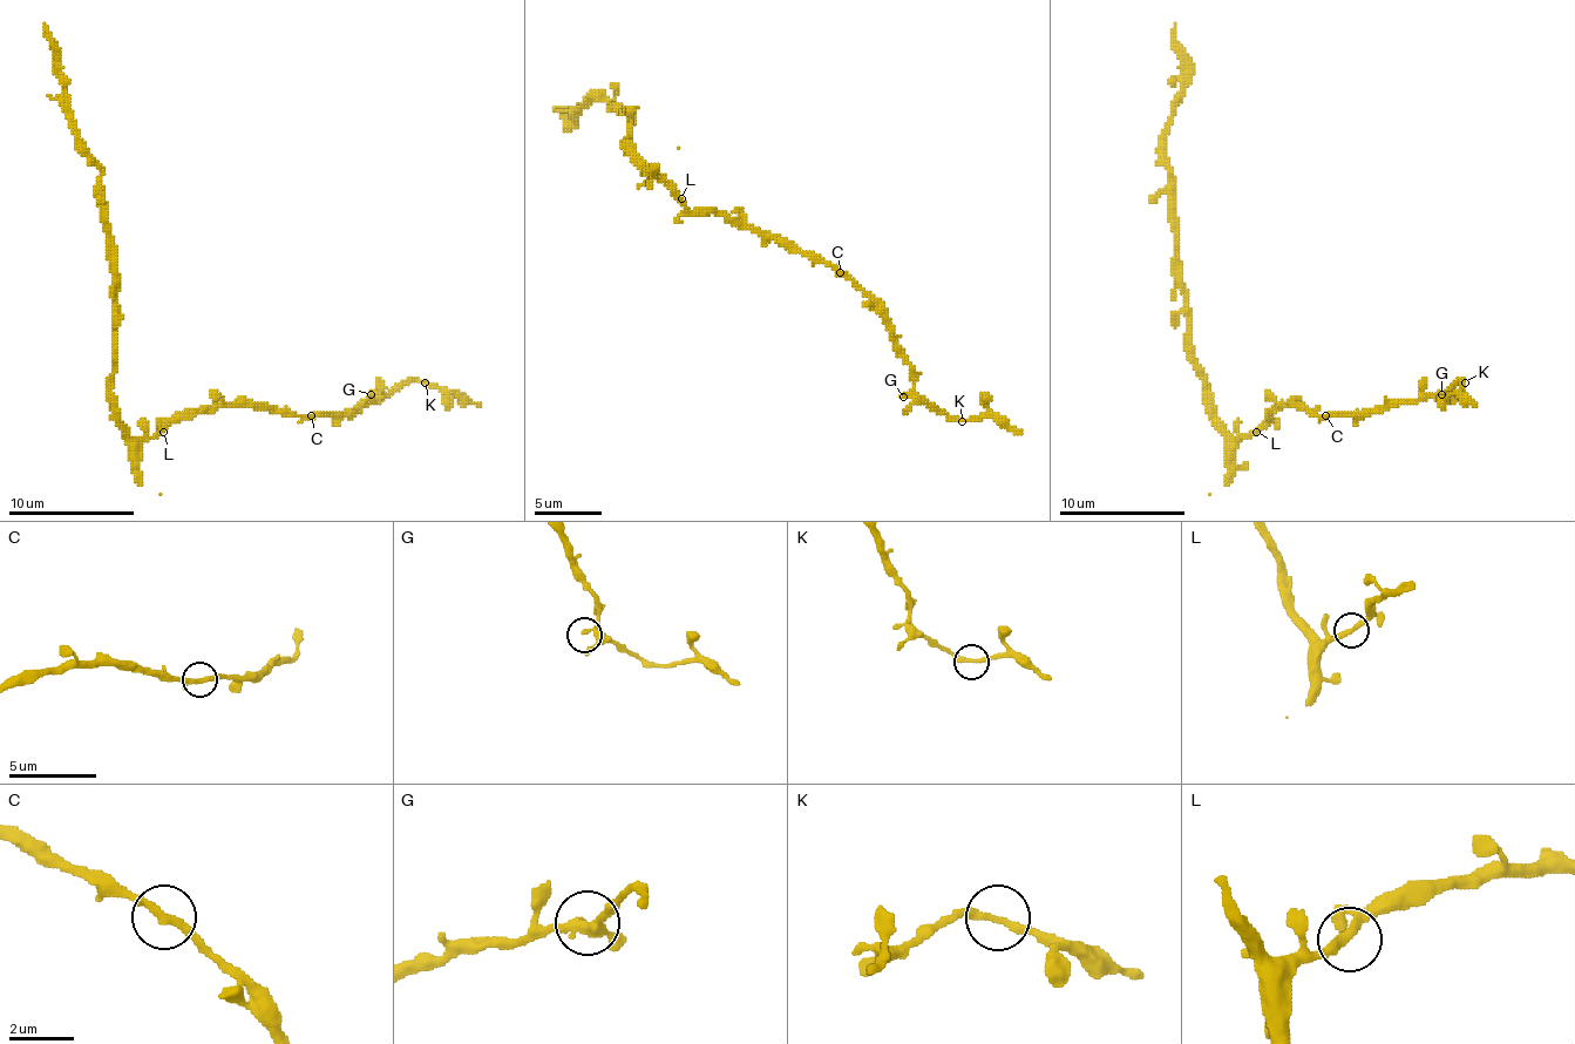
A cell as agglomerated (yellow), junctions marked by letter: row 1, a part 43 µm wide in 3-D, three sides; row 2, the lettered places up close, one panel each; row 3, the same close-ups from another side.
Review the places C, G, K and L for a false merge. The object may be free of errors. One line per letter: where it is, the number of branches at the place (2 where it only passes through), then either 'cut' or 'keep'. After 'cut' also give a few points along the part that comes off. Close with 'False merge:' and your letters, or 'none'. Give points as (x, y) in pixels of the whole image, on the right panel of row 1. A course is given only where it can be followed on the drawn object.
C: at (1325, 415); 2 branches meet; keep
G: at (1441, 394); 2 branches meet; keep
K: at (1465, 382); 2 branches meet; keep
L: at (1256, 432); 2 branches meet; keep
False merge: none

